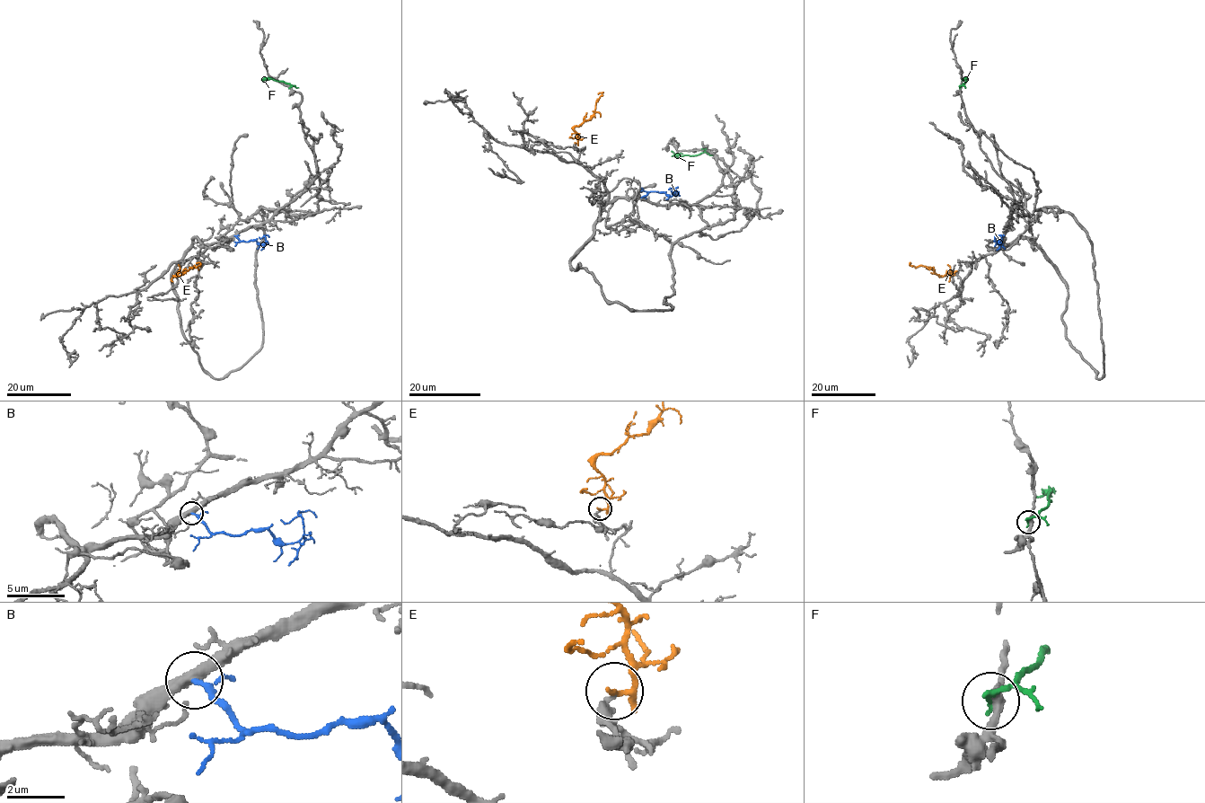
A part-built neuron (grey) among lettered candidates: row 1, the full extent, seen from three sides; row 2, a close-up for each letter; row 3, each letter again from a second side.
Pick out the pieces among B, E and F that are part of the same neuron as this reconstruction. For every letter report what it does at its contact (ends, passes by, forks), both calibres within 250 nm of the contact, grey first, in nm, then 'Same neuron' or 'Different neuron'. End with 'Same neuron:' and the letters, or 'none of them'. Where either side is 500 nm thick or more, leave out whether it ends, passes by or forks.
B: It passes by. Thickness 400 nm (grey) against 140 nm. Same neuron
E: It passes by. Thickness 240 nm (grey) against 130 nm. Different neuron
F: It ends there. Thickness 320 nm (grey) against 200 nm. Different neuron
Same neuron: B

